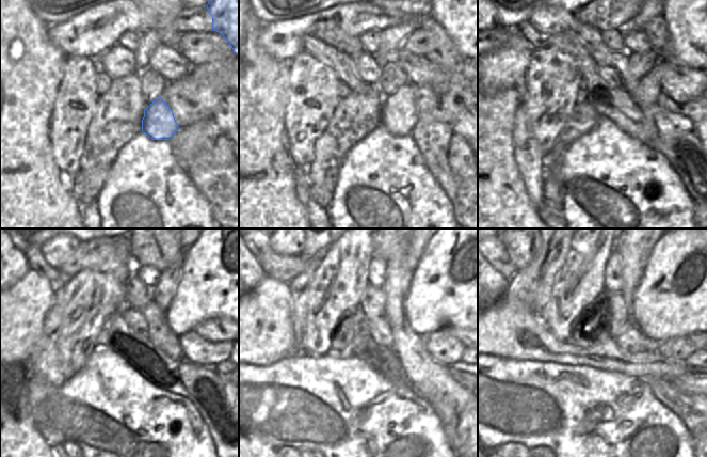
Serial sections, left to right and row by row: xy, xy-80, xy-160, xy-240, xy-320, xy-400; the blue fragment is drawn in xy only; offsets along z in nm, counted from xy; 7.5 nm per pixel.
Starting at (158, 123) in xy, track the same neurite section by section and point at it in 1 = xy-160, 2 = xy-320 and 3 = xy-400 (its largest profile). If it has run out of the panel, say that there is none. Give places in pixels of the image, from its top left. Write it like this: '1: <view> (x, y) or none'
1: xy-160 (646, 93)
2: xy-320 (455, 284)
3: xy-400 (693, 282)

